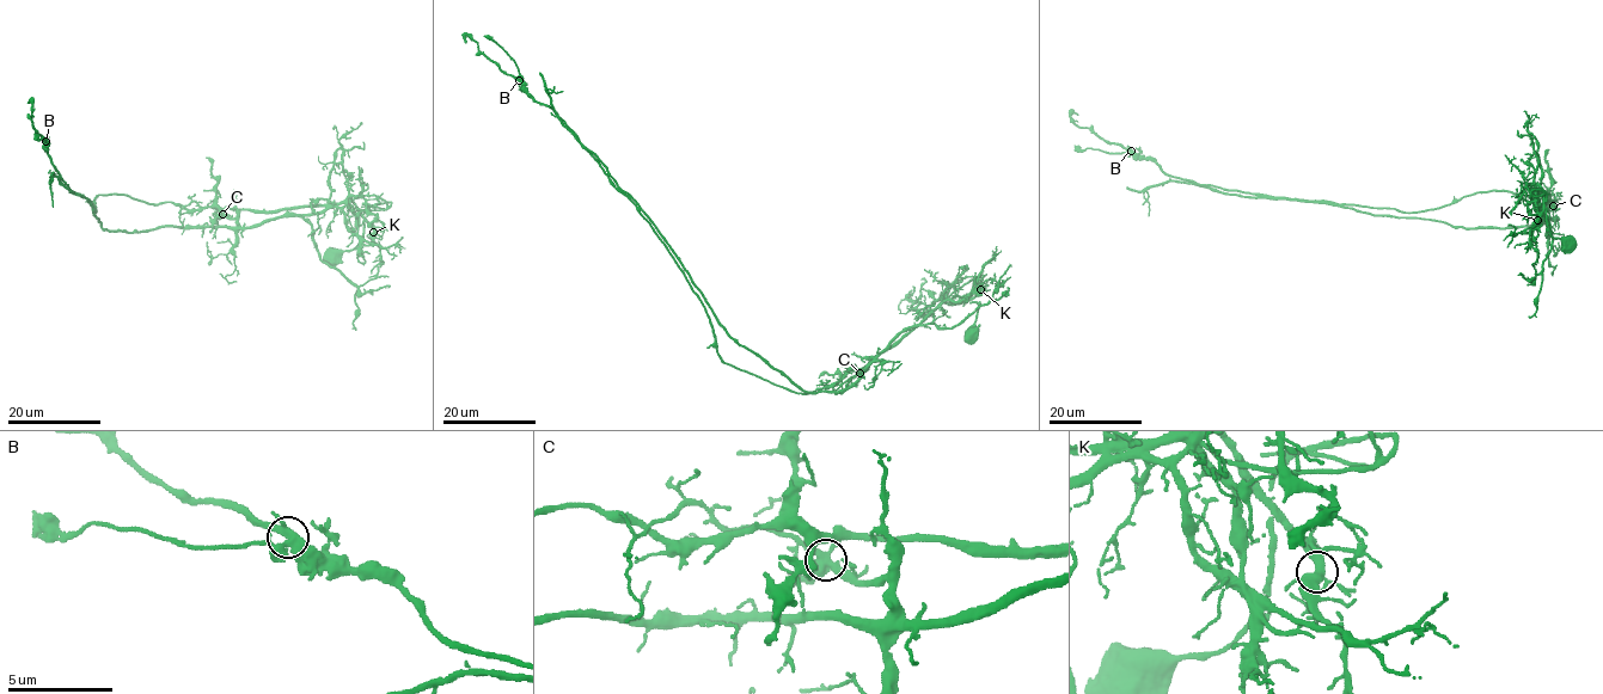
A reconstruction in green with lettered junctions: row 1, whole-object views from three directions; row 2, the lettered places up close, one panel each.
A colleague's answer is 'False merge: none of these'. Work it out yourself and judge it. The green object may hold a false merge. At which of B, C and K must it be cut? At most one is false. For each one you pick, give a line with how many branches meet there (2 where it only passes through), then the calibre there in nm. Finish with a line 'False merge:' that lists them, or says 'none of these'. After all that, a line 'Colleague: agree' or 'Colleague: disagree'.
C: branches 4; calibre 440 nm
False merge: C
Colleague: disagree

